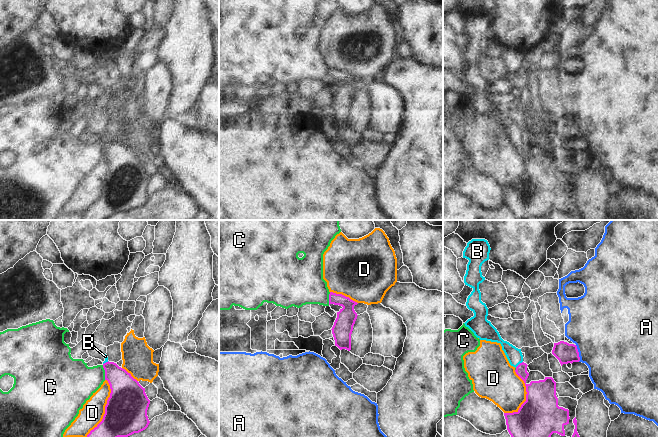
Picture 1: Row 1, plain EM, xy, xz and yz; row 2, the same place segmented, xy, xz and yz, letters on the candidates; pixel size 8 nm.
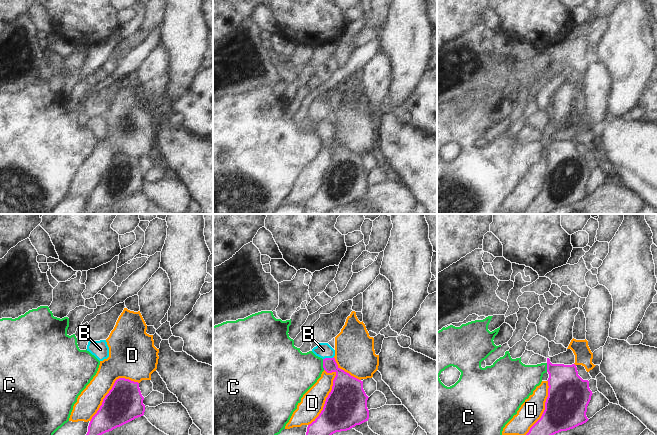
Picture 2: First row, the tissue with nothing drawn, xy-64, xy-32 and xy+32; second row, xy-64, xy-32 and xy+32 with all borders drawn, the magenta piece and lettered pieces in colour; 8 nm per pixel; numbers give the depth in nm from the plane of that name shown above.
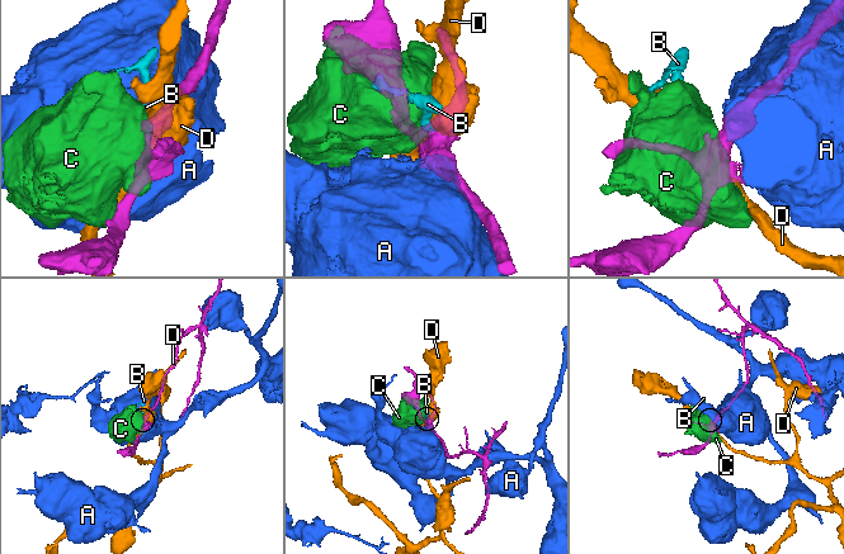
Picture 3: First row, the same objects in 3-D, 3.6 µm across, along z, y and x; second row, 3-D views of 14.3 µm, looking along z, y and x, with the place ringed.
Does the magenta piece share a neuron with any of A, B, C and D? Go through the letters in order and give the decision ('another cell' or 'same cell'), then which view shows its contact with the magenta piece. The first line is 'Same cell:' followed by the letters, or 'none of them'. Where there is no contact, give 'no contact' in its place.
Same cell: B
A: another cell | yz
B: same cell | yz
C: another cell | xy
D: another cell | xy

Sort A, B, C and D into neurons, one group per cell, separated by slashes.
A / B / C / D

